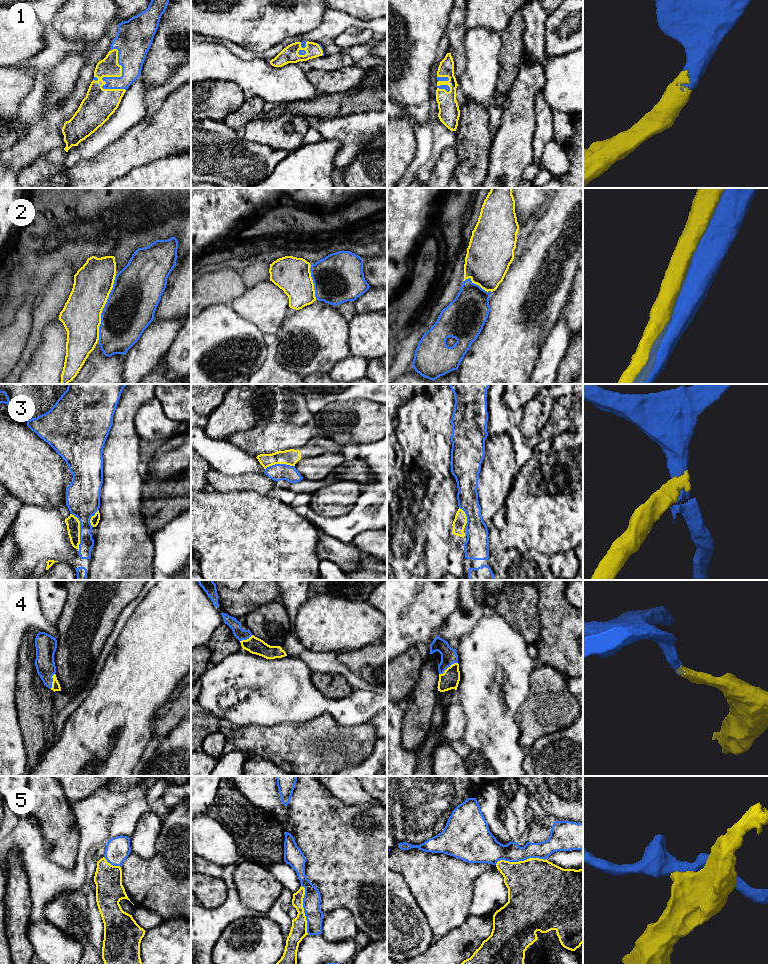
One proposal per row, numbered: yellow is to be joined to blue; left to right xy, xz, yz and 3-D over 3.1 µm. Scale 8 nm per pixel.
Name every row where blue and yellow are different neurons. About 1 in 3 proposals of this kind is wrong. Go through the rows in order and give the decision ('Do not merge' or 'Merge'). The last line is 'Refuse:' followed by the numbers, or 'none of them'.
1: Merge
2: Do not merge
3: Do not merge
4: Merge
5: Do not merge
Refuse: 2, 3, 5

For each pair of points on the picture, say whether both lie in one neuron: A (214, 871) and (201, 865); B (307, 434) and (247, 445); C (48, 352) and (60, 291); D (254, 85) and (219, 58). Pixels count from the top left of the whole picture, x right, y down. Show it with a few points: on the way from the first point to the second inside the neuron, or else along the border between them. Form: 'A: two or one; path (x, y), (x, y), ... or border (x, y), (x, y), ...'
A: one; path (211, 869), (204, 867)
B: one; path (292, 436), (275, 436), (262, 440)
C: two; border (58, 317), (44, 328), (41, 341)
D: one; path (245, 76), (240, 71), (228, 67)

